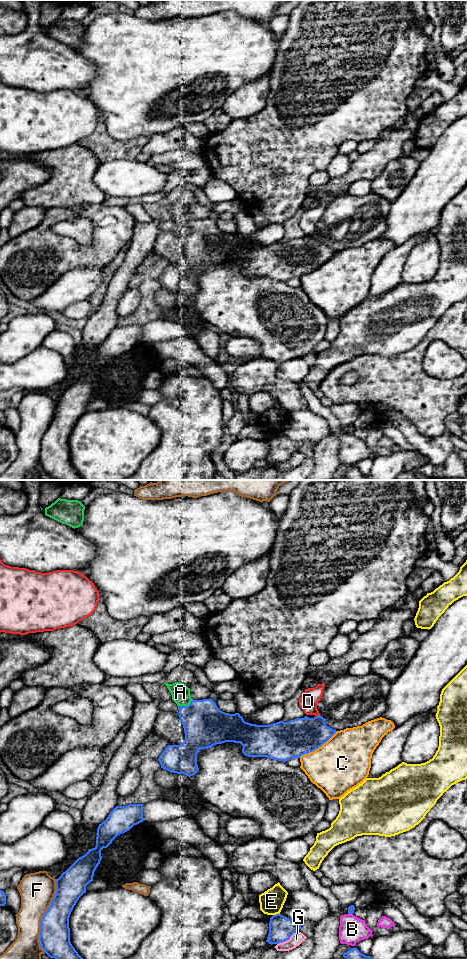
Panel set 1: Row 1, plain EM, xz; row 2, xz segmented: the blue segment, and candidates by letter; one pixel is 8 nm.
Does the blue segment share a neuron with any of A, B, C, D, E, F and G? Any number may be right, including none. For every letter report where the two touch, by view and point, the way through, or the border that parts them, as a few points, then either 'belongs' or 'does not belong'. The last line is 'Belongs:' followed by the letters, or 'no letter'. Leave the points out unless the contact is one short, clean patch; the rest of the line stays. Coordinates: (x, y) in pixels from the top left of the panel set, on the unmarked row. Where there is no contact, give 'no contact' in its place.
A: contact xz (185, 226); belongs
B: contact xz (350, 433); does not belong
C: contact xz (318, 267); does not belong
D: contact xz (317, 236); does not belong
E: contact xz (276, 434); does not belong
F: contact xz (43, 436); does not belong
G: contact xz (287, 459); does not belong
Belongs: A

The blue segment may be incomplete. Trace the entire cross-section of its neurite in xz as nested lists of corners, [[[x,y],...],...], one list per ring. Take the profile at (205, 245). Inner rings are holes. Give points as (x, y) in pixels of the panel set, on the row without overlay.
[[[184,203],[164,204],[178,226],[185,253],[183,263],[168,265],[158,278],[161,288],[172,293],[195,295],[199,291],[198,271],[216,264],[240,263],[245,276],[286,282],[315,271],[337,252],[326,245],[321,235],[269,245],[251,244],[239,233],[221,231],[210,218],[192,219]]]

